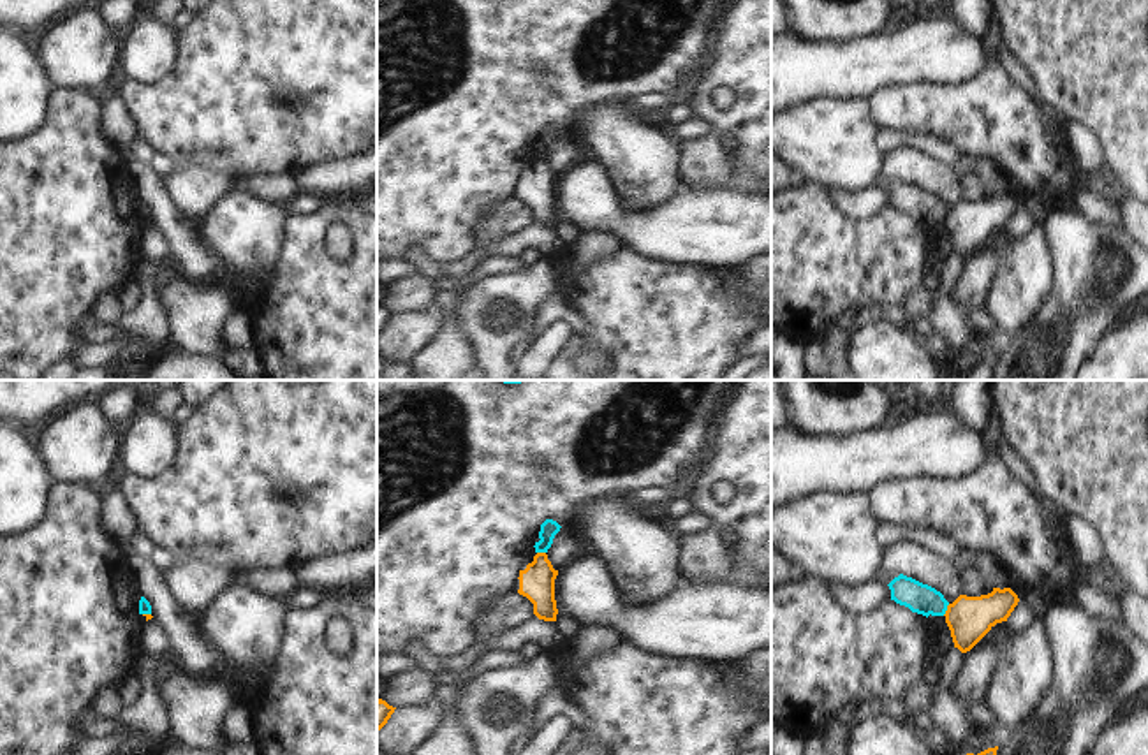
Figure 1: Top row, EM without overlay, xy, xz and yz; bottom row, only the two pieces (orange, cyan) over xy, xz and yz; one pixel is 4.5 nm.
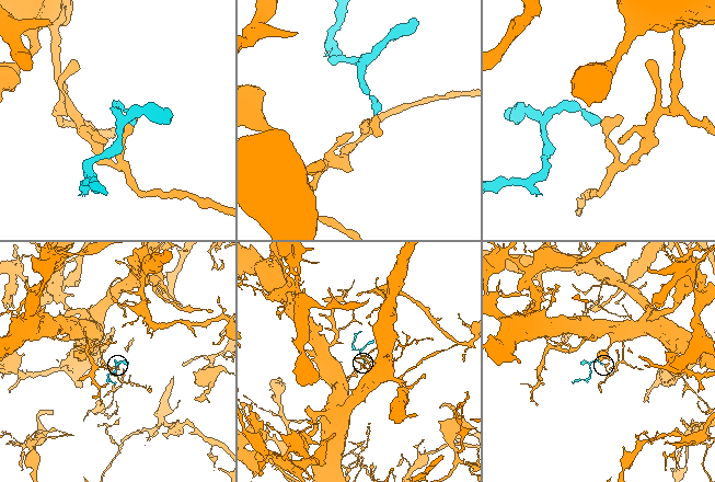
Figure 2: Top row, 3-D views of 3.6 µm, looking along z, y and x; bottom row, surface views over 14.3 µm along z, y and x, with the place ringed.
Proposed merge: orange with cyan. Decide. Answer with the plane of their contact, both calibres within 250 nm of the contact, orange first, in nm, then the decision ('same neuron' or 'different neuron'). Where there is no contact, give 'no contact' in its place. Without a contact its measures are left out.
contact in yz; calibres 200 and 140 nm; different neuron

